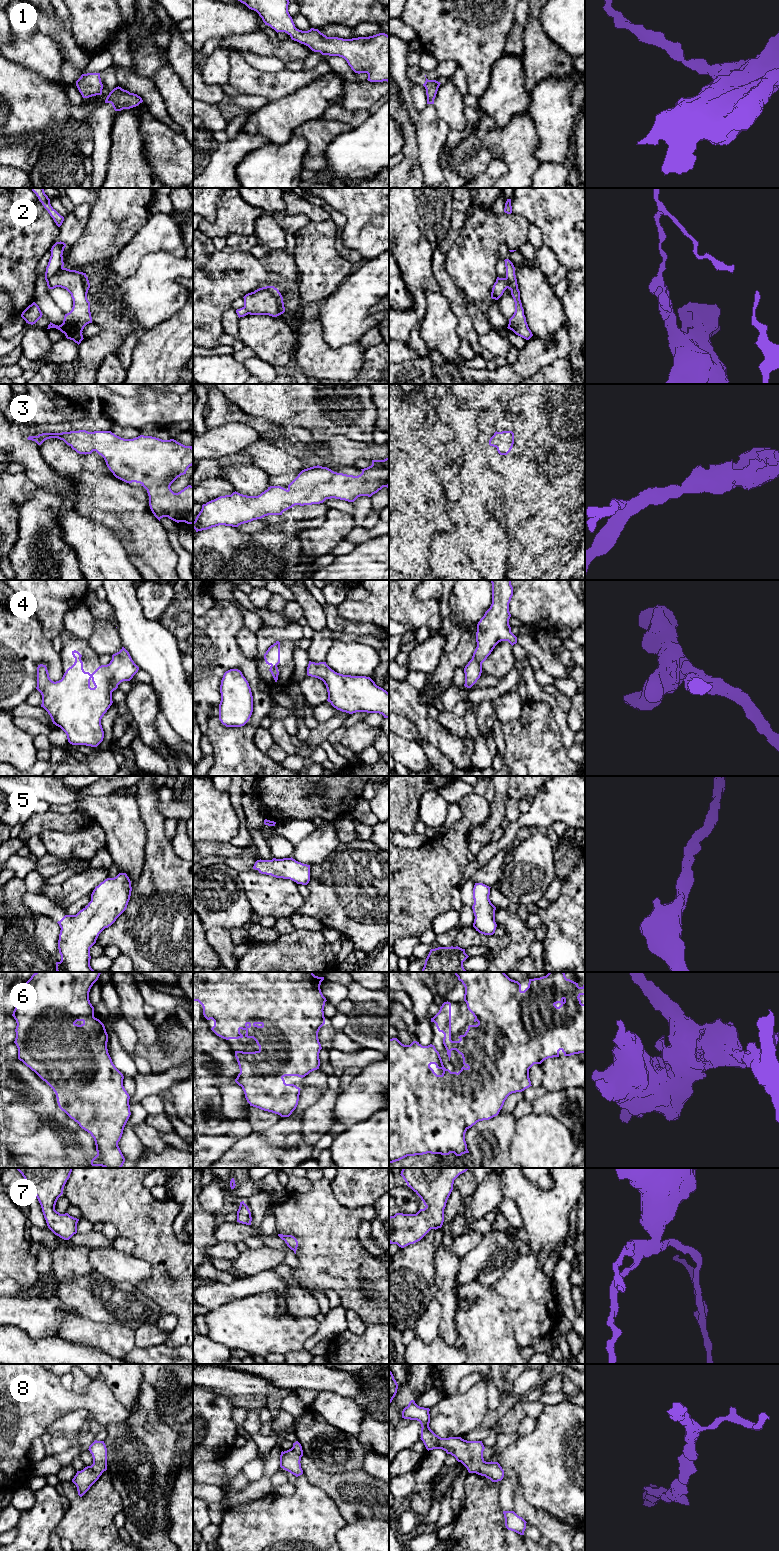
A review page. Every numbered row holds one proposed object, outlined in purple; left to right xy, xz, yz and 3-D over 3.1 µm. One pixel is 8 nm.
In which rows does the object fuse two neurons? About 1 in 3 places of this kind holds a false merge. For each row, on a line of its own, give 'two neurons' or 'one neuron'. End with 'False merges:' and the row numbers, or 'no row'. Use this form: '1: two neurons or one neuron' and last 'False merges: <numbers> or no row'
1: one neuron
2: two neurons
3: one neuron
4: one neuron
5: one neuron
6: one neuron
7: one neuron
8: one neuron
False merges: 2

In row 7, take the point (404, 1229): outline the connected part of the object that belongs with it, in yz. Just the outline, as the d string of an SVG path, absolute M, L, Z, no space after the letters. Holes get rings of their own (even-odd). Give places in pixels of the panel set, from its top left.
M403 1168L401 1176L426 1206L416 1214L389 1217L389 1243L404 1248L420 1241L431 1229L441 1228L454 1180L469 1168Z

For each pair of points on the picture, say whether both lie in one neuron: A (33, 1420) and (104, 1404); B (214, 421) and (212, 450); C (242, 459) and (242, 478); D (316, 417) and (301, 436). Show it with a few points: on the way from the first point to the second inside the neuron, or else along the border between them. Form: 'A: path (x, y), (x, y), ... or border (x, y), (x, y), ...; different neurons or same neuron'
A: path (51, 1402), (86, 1402); same neuron
B: border (237, 421), (231, 421), (207, 429); different neurons
C: border (252, 463), (225, 465), (220, 473); different neurons
D: border (284, 427), (303, 426), (312, 434); different neurons

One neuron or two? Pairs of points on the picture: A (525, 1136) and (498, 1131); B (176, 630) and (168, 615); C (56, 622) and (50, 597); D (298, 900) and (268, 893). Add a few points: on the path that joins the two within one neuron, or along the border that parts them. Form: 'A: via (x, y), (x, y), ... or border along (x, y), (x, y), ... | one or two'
A: border along (517, 1119), (508, 1157) | two
B: via (173, 626), (168, 619) | one
C: via (51, 616), (50, 603) | one
D: via (291, 900), (275, 897) | one

